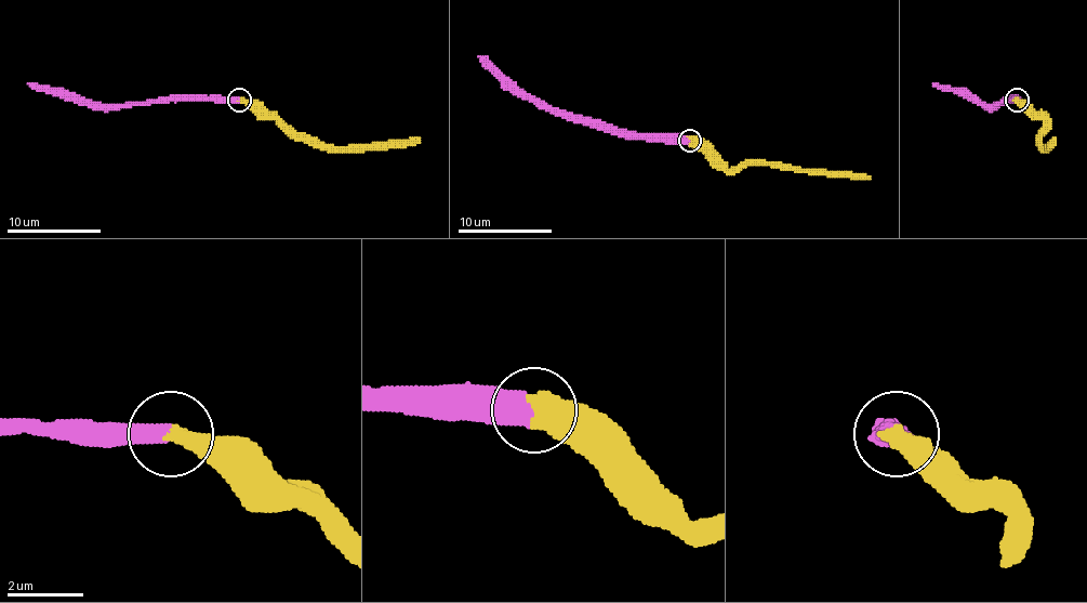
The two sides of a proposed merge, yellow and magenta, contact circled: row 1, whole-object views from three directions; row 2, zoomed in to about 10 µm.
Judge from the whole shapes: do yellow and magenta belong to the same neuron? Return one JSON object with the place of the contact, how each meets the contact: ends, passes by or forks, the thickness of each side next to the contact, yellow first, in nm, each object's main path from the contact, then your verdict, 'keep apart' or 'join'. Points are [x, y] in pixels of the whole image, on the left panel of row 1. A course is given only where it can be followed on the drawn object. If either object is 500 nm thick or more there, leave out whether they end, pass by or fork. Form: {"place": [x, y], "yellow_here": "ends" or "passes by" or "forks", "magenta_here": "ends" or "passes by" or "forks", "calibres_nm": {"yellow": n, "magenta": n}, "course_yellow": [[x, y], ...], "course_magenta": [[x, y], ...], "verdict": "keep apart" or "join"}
{"place": [239, 100], "calibres_nm": {"yellow": 550, "magenta": 550}, "course_yellow": [[239, 100], [255, 100], [297, 133], [334, 147], [400, 144], [414, 142], [420, 138]], "course_magenta": [[239, 100], [91, 105], [37, 91], [27, 83]], "verdict": "join"}

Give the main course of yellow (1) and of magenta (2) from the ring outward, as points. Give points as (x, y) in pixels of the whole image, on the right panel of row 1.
1: (1018, 100), (1022, 100), (1046, 121), (1041, 133), (1044, 147), (1055, 138)
2: (1018, 100), (984, 105), (972, 97), (942, 91), (933, 83)

